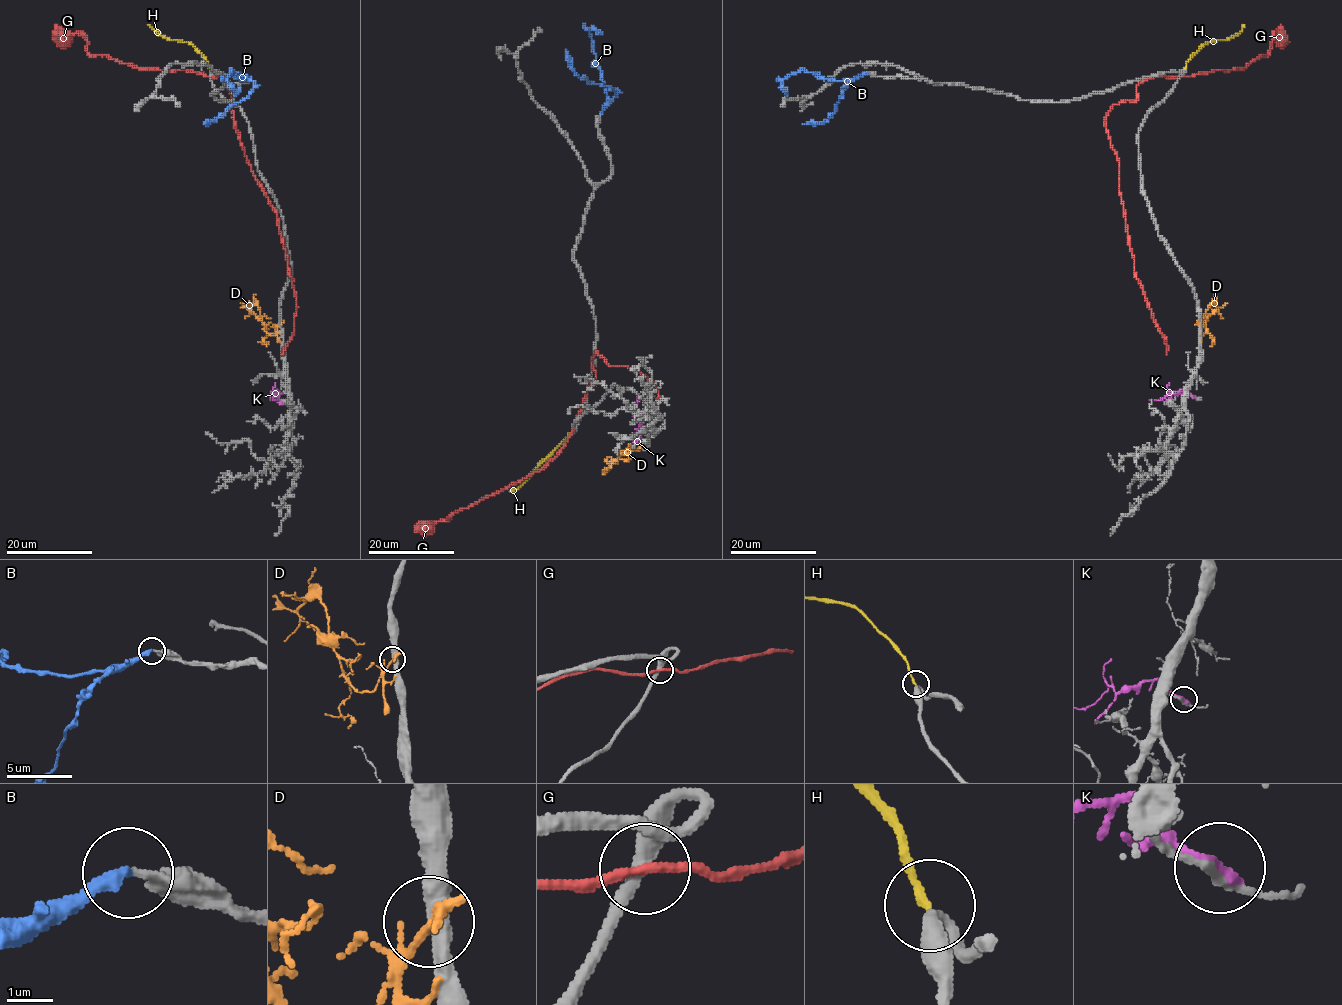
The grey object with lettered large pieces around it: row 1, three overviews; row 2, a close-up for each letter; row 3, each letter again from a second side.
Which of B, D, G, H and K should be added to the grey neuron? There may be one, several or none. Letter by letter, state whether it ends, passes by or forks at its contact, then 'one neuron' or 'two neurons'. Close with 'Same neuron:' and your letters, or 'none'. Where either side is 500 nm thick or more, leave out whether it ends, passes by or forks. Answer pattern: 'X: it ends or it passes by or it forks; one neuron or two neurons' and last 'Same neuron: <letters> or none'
B: it ends; one neuron
D: it passes by; two neurons
G: it passes by; two neurons
H: it ends; two neurons
K: it ends; two neurons
Same neuron: B

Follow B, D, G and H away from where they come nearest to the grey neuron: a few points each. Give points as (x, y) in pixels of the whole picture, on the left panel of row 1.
B: (239, 73), (244, 80), (231, 70), (228, 82), (235, 92), (234, 96)
D: (279, 324), (273, 333), (269, 333), (249, 304), (244, 303)
G: (212, 76), (220, 76), (228, 85), (241, 146), (278, 220), (297, 302), (295, 331), (282, 355)
H: (209, 68), (207, 61), (190, 43), (160, 36), (147, 24)

